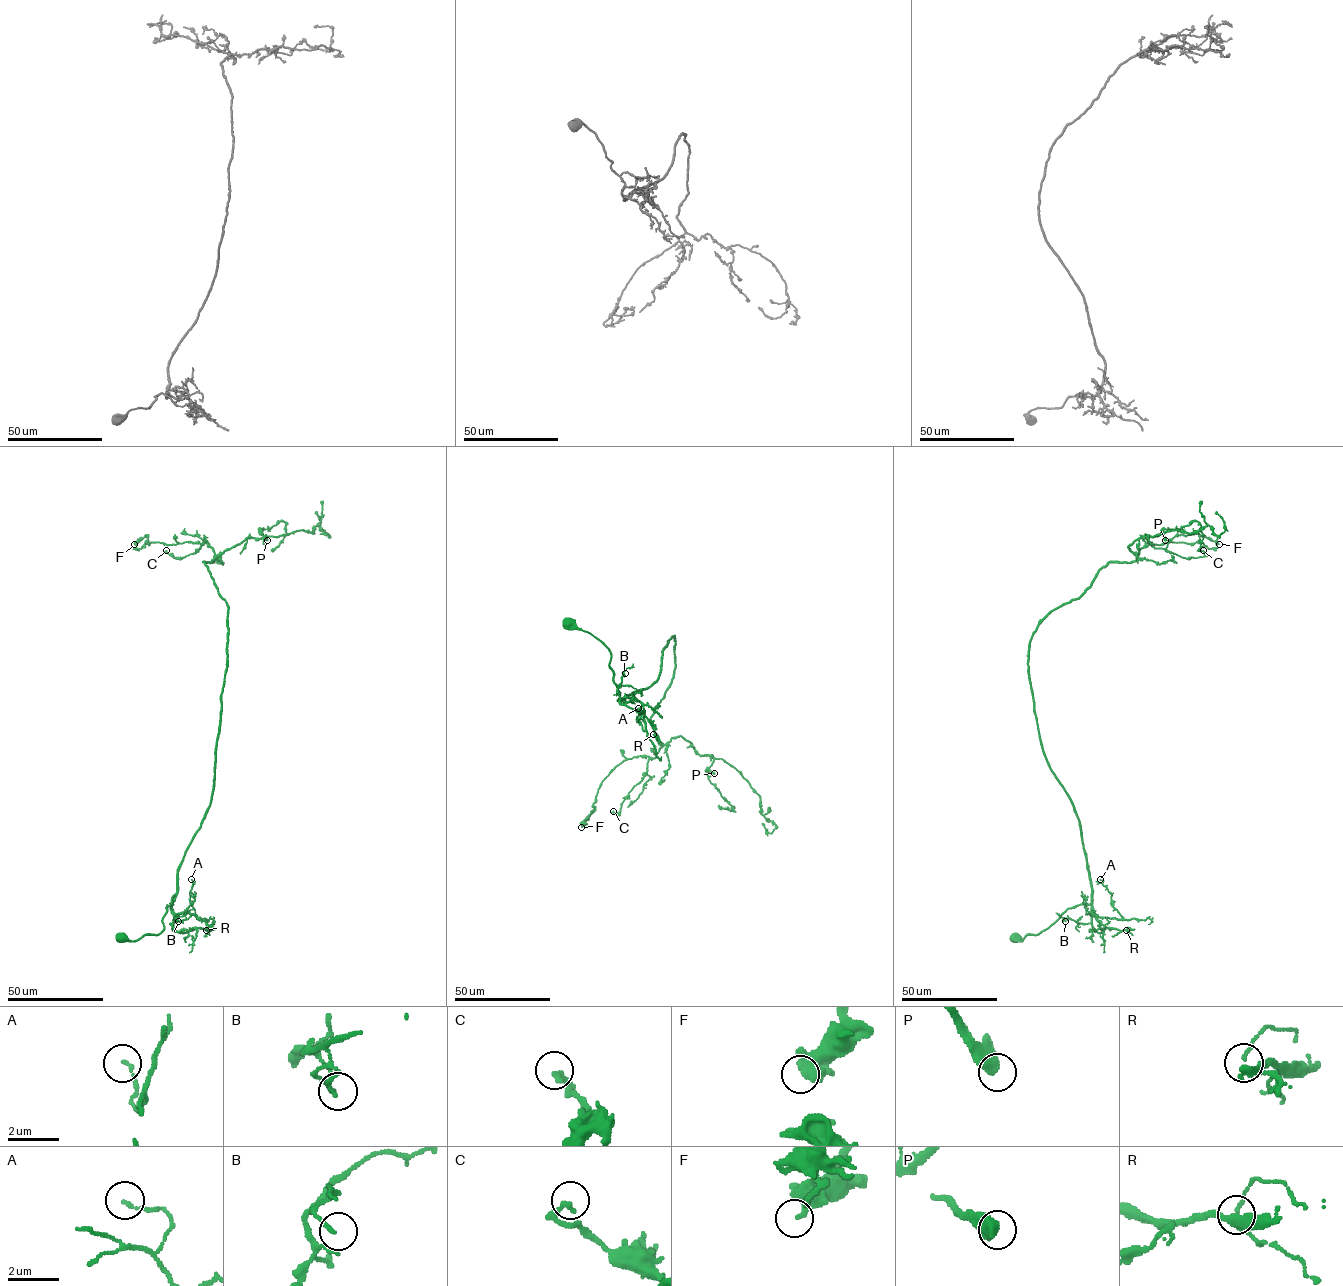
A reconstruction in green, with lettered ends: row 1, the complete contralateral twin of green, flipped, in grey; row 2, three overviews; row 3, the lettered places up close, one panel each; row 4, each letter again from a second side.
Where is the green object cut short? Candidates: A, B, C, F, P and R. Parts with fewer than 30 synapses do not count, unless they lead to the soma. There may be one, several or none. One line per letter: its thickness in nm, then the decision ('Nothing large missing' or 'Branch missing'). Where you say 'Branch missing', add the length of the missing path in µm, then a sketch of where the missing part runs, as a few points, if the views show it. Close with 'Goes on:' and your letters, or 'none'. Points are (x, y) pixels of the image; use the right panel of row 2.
A: Thickness 110 nm. Nothing large missing
B: Thickness 140 nm. Nothing large missing
C: Thickness 240 nm. Nothing large missing
F: Thickness 320 nm. Nothing large missing
P: Thickness 550 nm. Nothing large missing
R: Thickness 110 nm. Nothing large missing
Goes on: none

